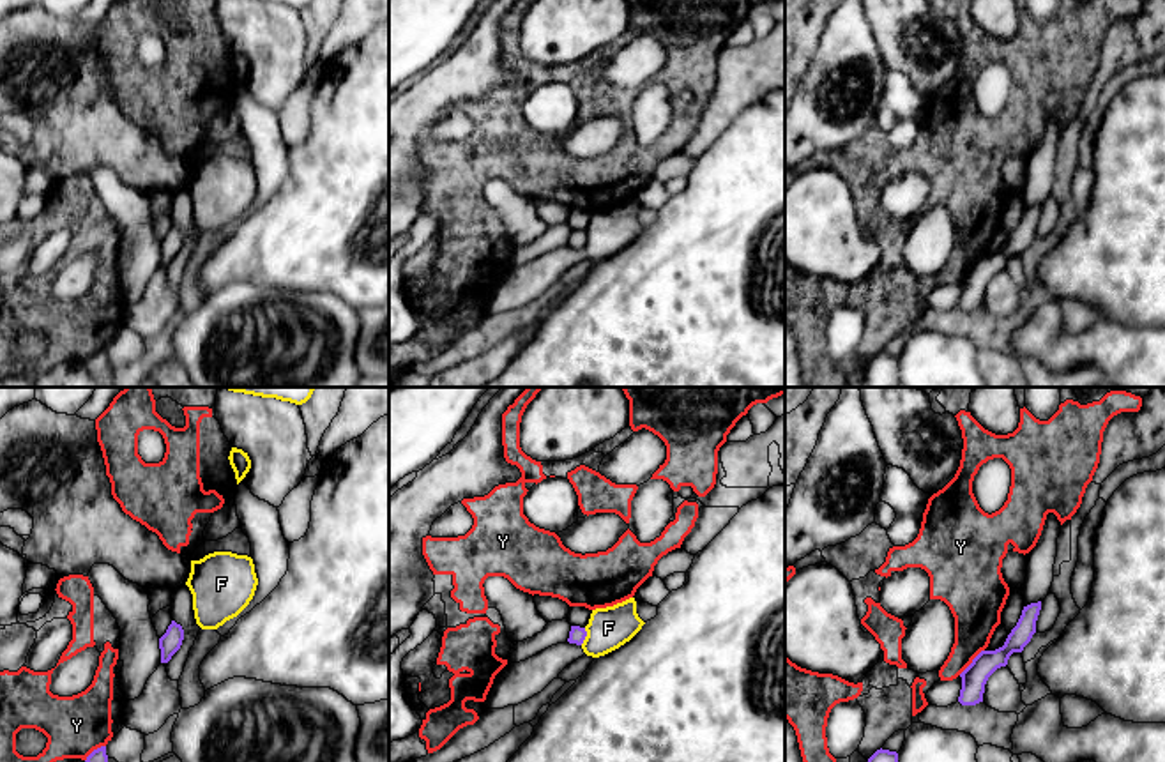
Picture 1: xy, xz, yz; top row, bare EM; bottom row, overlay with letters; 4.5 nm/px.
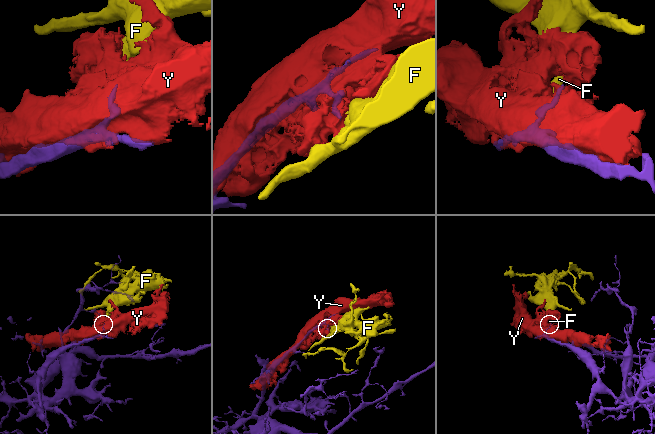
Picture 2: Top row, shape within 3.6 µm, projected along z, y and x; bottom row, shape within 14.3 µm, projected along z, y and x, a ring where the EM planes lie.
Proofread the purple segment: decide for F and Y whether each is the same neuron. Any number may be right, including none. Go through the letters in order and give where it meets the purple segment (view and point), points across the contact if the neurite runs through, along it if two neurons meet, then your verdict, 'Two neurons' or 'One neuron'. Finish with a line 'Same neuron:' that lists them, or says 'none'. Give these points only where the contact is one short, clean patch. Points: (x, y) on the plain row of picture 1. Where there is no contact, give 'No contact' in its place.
F: Touches purple at xz (586, 239). Boundary: xz (586, 232), (586, 243), (580, 248). Two neurons
Y: Touches purple at yz (973, 266). Two neurons
Same neuron: none

